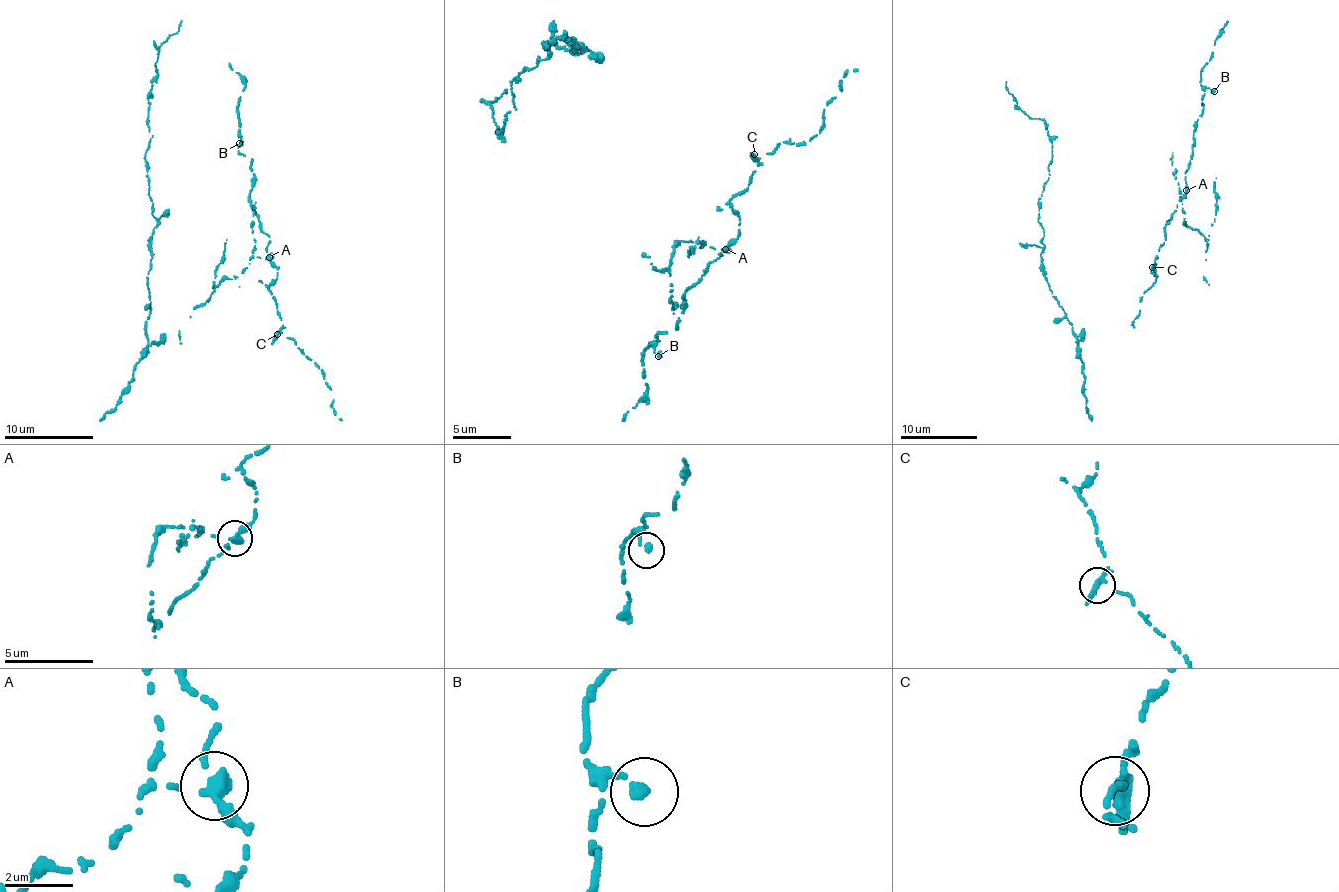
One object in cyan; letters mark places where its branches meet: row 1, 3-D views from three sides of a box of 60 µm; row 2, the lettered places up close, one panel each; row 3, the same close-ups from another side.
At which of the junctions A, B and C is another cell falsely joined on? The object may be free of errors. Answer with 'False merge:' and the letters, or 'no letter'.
False merge: A

